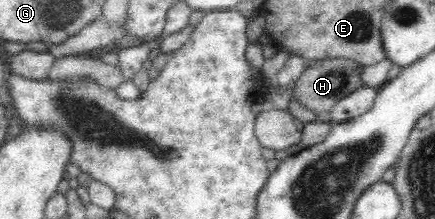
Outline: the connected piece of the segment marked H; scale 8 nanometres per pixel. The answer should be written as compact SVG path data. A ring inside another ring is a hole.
M344 58L320 59L320 63L306 68L301 73L293 88L293 96L301 104L301 107L305 106L316 116L316 120L321 113L329 113L339 100L349 96L355 88L364 86L359 79L359 70L363 67L353 60Z

